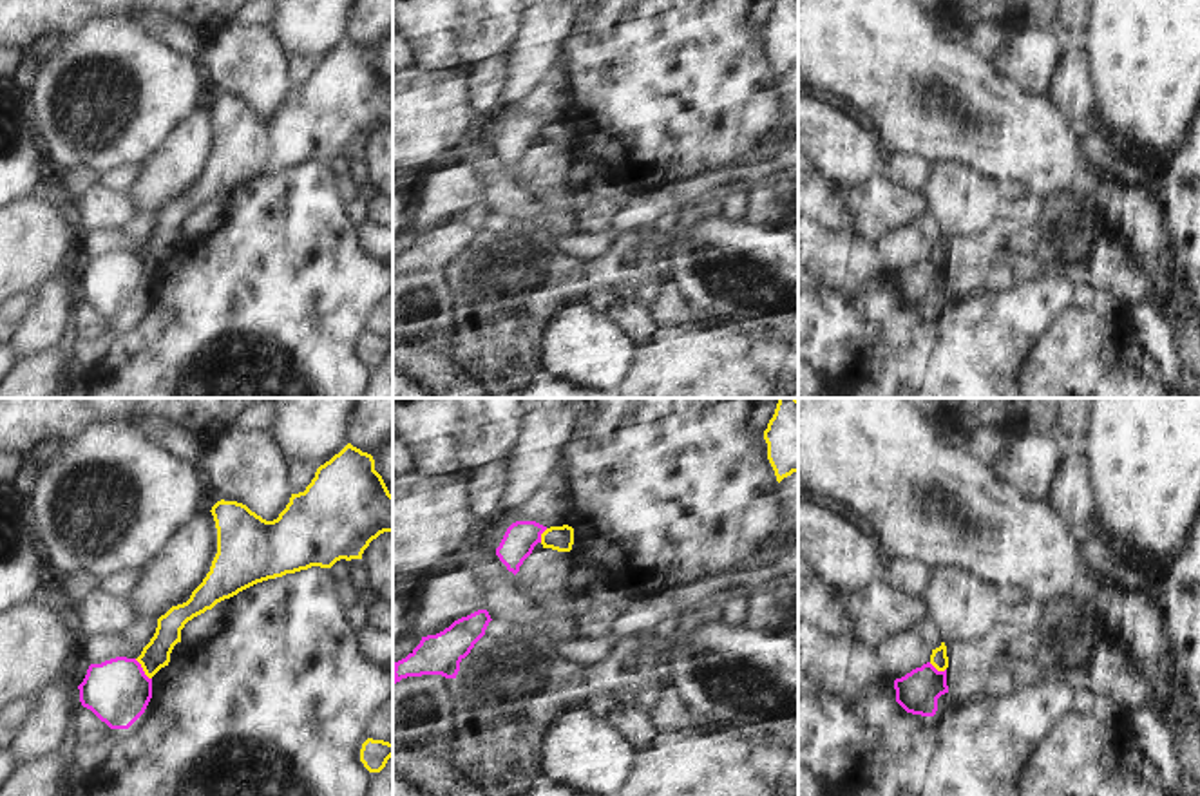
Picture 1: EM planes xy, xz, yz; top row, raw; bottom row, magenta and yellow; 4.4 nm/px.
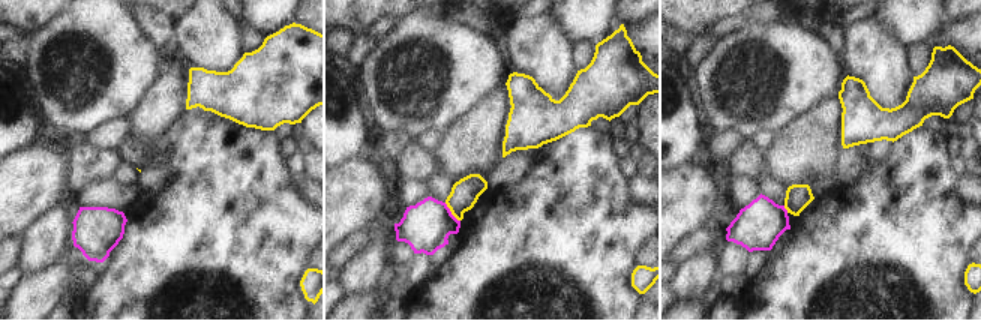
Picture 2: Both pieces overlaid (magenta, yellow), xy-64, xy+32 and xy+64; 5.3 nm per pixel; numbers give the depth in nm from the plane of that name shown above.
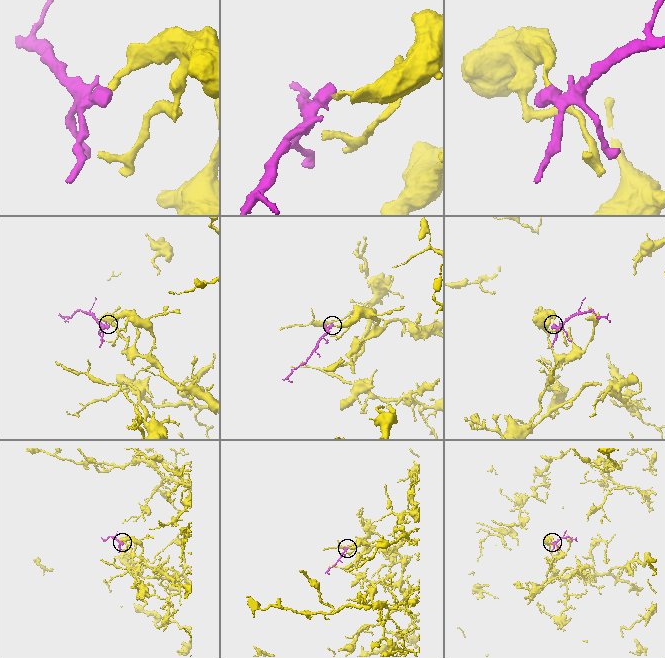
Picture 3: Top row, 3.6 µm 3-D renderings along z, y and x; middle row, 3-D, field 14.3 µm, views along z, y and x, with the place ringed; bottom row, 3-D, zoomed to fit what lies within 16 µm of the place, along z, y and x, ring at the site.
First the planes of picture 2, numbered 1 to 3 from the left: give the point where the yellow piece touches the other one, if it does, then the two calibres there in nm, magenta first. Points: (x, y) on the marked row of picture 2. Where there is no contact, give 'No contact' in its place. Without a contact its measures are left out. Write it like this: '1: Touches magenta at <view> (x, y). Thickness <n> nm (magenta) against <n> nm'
1: No contact
2: Touches magenta at xy+32 (450, 212). Thickness 260 nm (magenta) against 150 nm
3: Touches magenta at xy+64 (785, 209). Thickness 240 nm (magenta) against 140 nm

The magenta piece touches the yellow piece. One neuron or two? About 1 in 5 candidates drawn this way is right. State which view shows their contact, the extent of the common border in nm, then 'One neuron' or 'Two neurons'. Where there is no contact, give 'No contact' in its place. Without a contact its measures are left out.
Touches magenta in xy. Shared border 120 nm. Two neurons

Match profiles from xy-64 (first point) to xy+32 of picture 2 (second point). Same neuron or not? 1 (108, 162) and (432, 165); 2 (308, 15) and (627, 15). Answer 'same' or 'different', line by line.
1: same
2: same

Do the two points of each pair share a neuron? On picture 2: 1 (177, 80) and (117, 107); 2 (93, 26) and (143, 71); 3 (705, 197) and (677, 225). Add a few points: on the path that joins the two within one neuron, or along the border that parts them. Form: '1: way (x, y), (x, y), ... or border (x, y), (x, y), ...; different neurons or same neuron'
1: border (162, 75), (149, 90), (144, 101), (128, 117); different neurons
2: way (105, 38), (131, 63); same neuron
3: way (698, 204), (684, 218); same neuron

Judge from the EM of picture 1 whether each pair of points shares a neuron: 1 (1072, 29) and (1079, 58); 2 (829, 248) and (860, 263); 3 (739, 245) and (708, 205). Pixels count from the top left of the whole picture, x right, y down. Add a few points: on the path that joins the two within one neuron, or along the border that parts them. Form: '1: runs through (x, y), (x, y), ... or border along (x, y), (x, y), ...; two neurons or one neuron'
1: border along (1068, 40), (1079, 42); two neurons
2: runs through (837, 255), (844, 263), (853, 263); one neuron
3: border along (703, 212), (719, 214); two neurons

